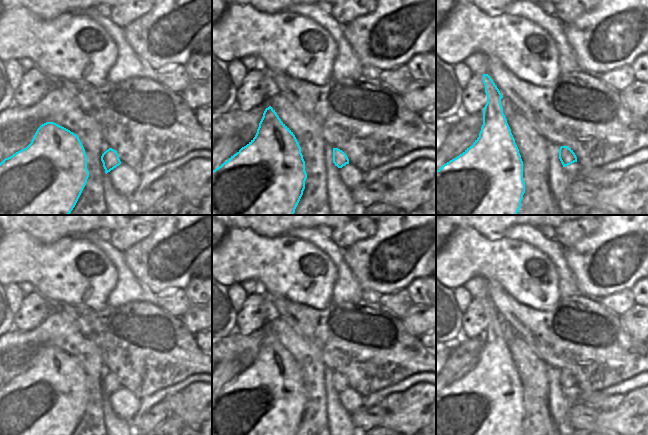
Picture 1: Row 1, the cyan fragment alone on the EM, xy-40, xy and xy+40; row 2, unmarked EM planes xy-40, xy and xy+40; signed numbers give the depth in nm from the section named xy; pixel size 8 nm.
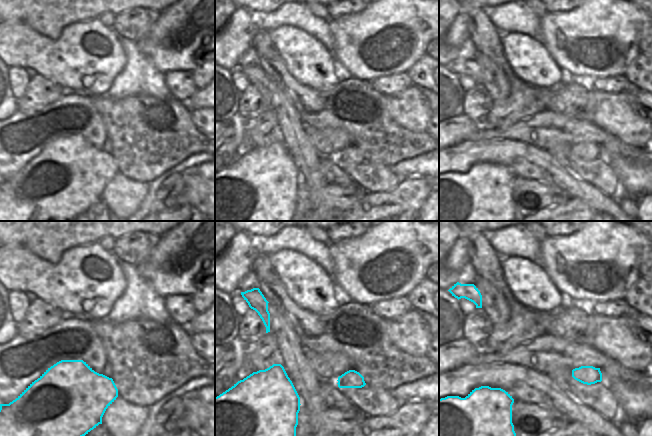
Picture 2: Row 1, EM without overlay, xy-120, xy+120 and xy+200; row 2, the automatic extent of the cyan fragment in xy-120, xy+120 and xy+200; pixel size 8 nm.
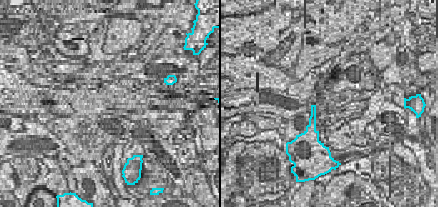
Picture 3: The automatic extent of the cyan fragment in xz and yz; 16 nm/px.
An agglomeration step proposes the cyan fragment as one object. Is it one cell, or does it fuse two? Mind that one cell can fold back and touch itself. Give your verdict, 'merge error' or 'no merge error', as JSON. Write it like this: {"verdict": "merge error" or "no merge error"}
{"verdict": "no merge error"}

